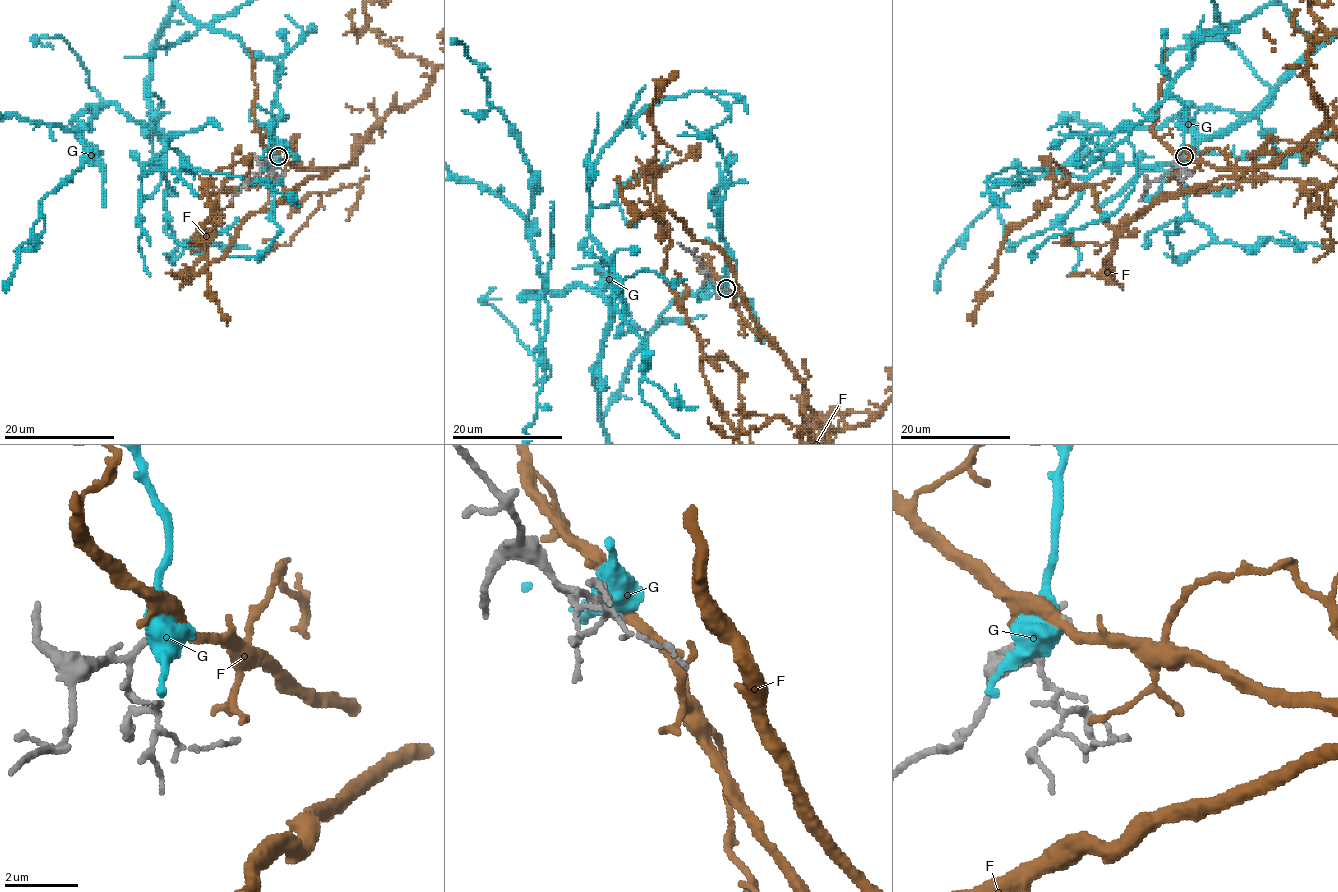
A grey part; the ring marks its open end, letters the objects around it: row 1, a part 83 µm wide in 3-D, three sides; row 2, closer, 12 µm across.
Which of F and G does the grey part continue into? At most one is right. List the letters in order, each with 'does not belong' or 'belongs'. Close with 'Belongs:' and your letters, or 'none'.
F: does not belong
G: does not belong
Belongs: none

